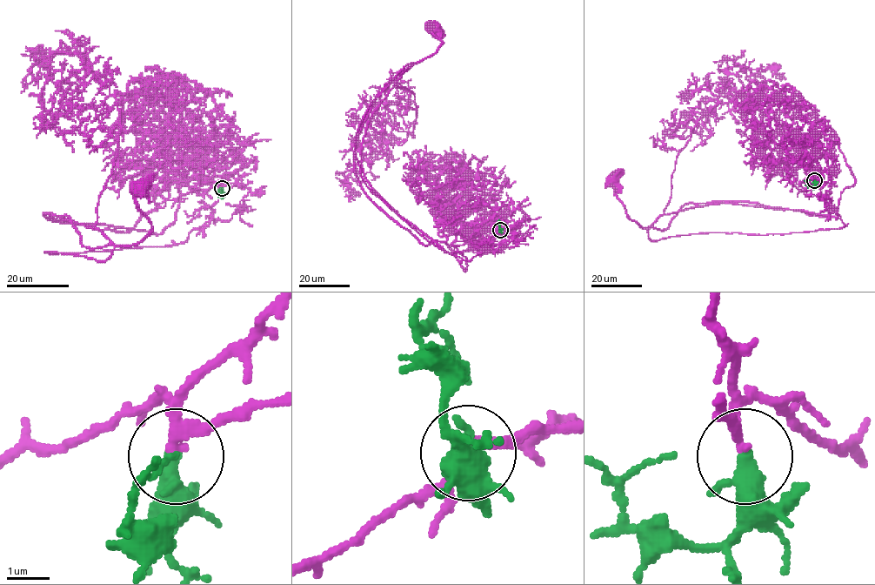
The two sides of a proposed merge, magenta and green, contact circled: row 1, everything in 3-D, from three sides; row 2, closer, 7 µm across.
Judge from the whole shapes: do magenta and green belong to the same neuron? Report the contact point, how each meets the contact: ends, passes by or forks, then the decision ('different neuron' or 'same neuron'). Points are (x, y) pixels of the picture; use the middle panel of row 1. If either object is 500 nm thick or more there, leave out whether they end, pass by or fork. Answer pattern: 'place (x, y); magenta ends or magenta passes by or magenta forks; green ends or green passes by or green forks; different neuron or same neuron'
place (500, 230); magenta passes by; green passes by; same neuron

